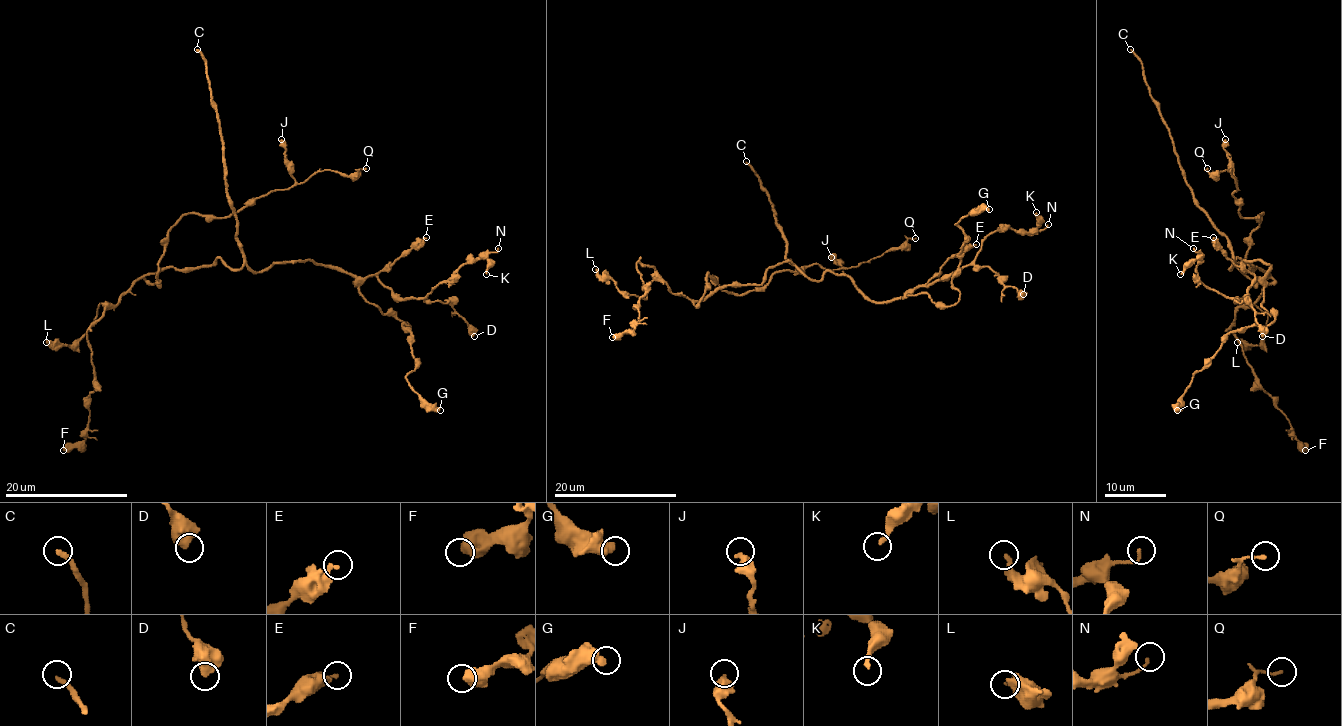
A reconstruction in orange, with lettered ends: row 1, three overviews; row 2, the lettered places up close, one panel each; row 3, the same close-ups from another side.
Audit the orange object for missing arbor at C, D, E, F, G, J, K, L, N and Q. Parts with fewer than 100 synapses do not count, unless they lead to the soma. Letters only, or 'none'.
C

